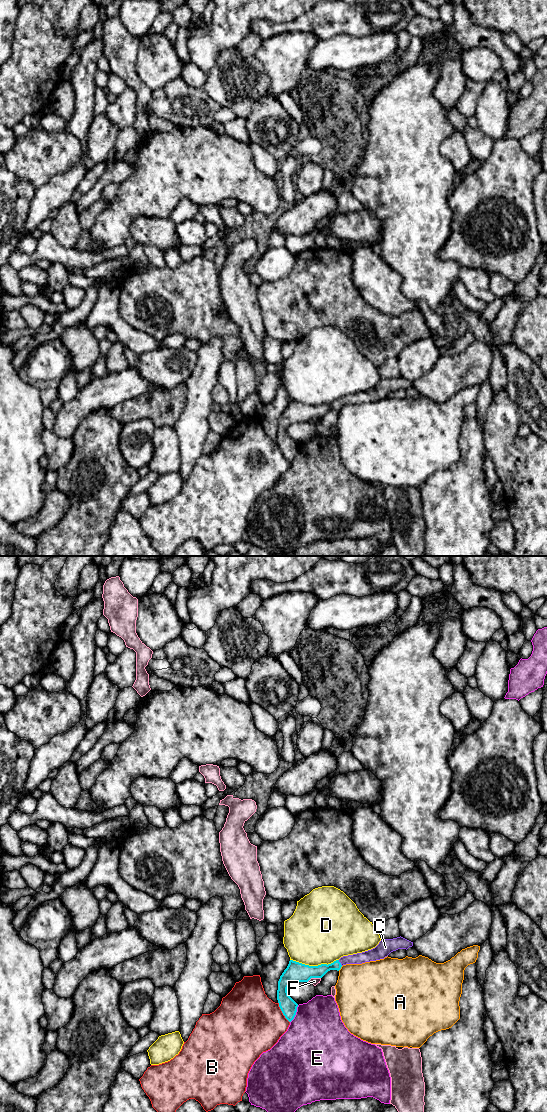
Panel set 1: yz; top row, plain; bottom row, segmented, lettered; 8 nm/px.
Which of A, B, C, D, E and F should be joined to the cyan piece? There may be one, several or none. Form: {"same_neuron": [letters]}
{"same_neuron": ["C"]}

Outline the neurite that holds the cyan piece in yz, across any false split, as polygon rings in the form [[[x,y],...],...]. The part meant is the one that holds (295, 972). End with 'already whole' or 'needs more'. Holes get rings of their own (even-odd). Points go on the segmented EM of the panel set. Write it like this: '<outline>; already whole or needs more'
[[[400,936],[393,939],[381,940],[379,944],[371,950],[343,956],[328,965],[309,966],[290,960],[278,981],[277,1000],[279,1007],[285,1018],[291,1022],[296,1015],[298,1004],[288,995],[287,988],[290,984],[294,982],[308,982],[311,978],[322,978],[328,971],[339,971],[341,967],[346,964],[362,964],[384,959],[393,951],[398,949],[407,950],[412,946],[413,942]]]; needs more

